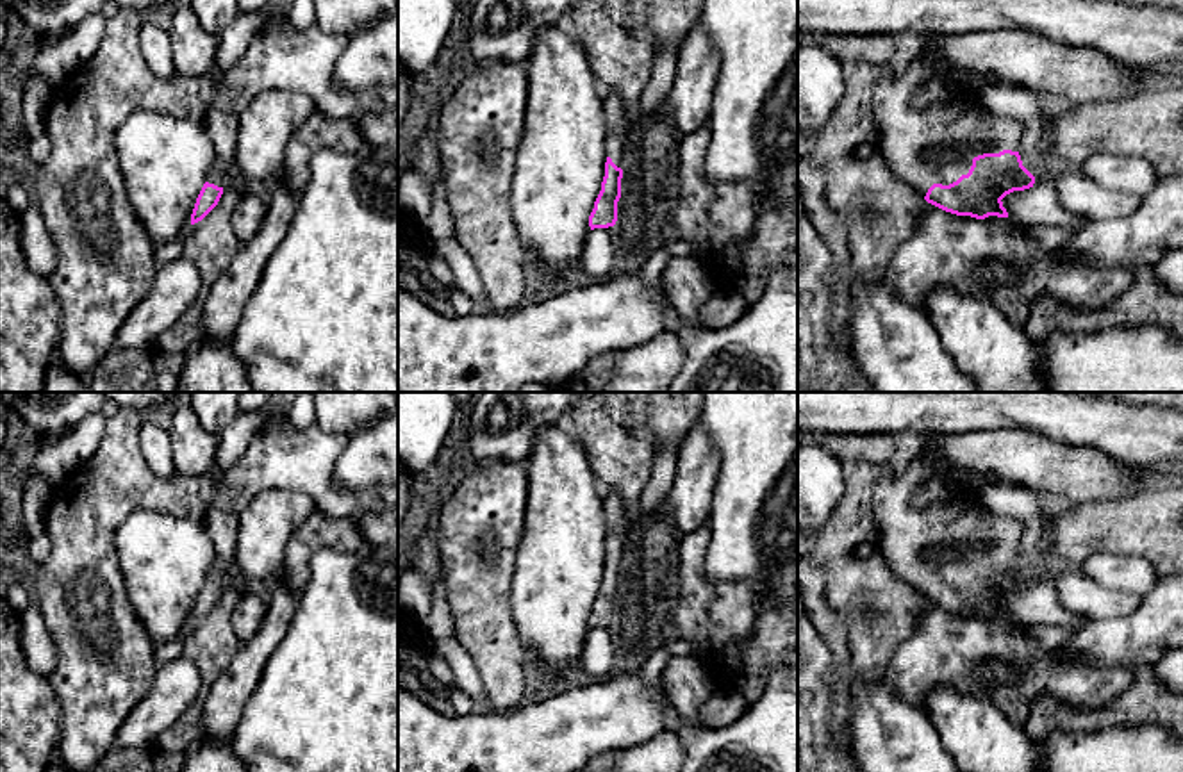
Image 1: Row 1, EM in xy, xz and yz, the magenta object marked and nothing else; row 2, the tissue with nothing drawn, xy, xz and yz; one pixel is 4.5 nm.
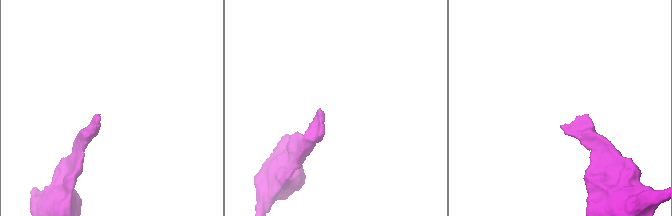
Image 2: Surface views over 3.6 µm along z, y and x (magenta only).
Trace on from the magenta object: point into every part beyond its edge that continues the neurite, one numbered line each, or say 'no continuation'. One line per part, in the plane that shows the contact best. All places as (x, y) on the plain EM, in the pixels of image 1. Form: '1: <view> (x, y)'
1: yz (907, 532)

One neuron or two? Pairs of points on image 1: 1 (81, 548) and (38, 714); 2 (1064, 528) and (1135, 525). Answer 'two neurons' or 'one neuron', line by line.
1: two neurons
2: one neuron

